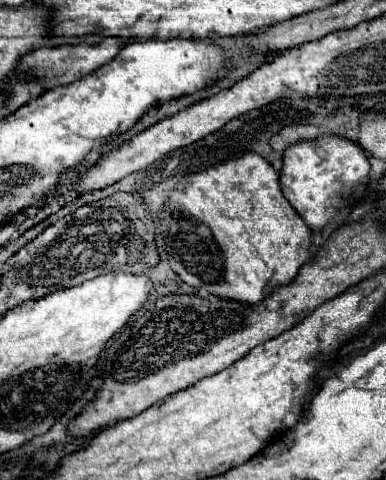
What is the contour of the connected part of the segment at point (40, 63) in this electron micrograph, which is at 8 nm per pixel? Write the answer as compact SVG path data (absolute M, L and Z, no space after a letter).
M105 37L105 39L101 39L101 43L95 43L95 45L89 45L89 43L83 45L83 41L81 41L77 45L41 47L35 53L29 53L27 57L23 57L23 61L19 63L17 69L19 71L33 69L35 77L39 77L43 83L47 83L47 89L53 89L53 87L59 87L59 85L65 85L65 83L73 83L75 79L79 79L79 77L83 77L87 73L93 73L101 65L109 63L125 45L127 45L127 39Z

